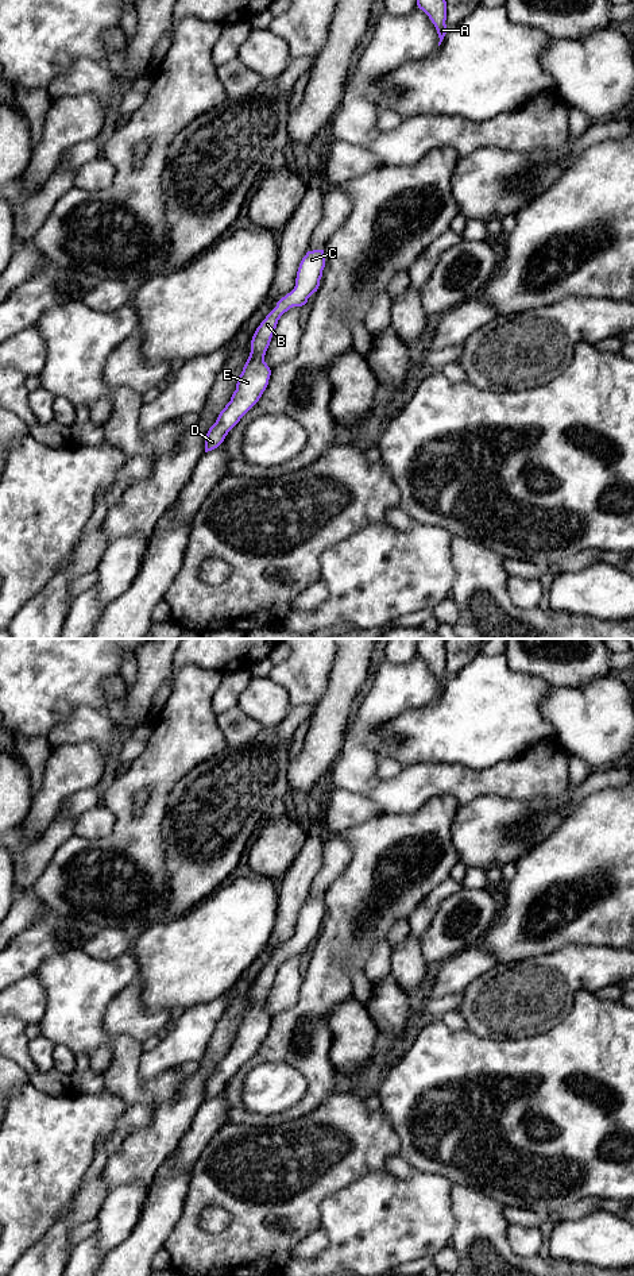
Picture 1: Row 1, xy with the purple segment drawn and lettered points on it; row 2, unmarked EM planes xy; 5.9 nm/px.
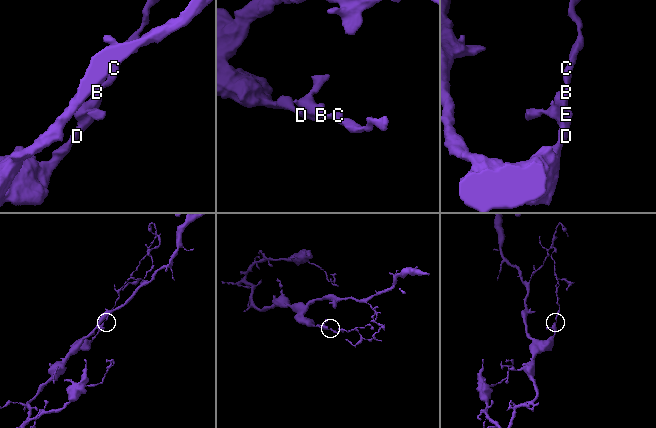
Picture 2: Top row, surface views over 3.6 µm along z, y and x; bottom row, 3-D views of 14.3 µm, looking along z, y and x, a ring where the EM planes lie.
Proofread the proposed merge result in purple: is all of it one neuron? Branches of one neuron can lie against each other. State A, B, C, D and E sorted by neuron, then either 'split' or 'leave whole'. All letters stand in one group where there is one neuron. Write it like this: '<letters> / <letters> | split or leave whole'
A B C D E | leave whole

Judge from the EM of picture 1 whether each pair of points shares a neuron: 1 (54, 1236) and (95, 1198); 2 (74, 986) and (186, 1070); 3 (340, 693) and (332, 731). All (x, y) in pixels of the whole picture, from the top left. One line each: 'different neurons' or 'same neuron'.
1: same neuron
2: different neurons
3: same neuron

